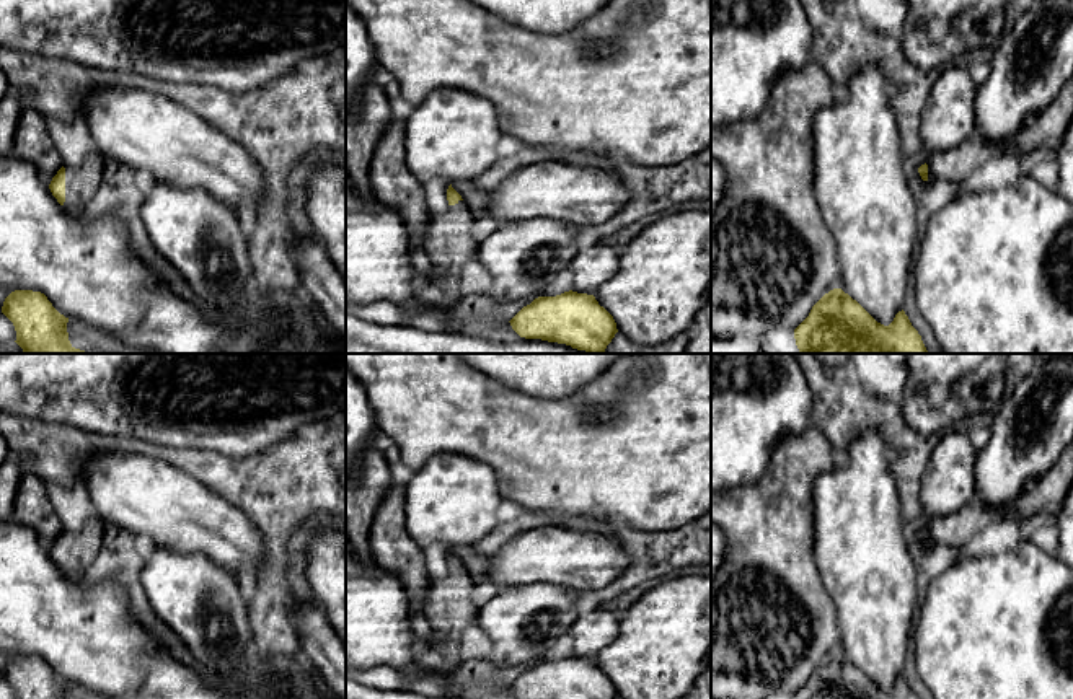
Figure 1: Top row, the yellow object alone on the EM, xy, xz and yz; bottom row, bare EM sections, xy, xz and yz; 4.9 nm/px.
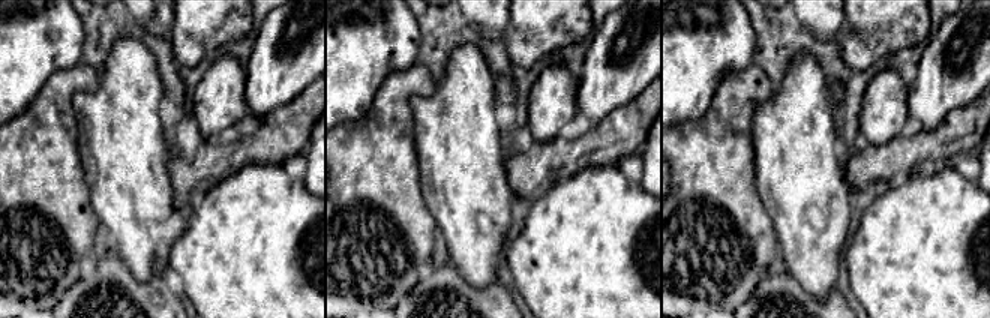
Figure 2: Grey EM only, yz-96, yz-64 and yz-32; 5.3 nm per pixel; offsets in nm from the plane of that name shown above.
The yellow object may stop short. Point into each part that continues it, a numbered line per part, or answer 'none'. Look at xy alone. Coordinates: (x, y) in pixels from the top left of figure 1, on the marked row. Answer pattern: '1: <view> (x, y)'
1: xy (82, 181)

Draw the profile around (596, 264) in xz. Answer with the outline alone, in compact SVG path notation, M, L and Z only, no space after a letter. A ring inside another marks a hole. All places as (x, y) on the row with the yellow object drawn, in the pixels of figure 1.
M595 243L581 249L569 269L574 274L572 292L594 295L594 292L610 280L620 267L621 246L603 246Z

